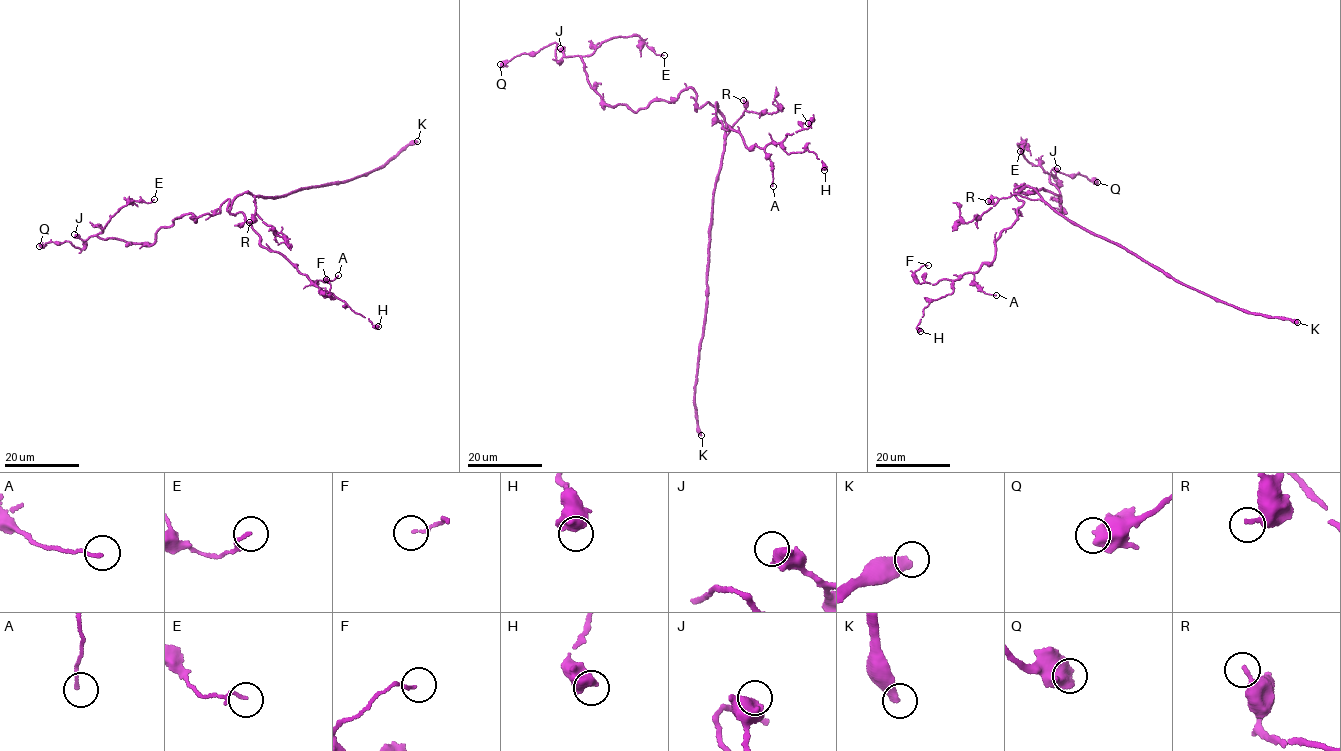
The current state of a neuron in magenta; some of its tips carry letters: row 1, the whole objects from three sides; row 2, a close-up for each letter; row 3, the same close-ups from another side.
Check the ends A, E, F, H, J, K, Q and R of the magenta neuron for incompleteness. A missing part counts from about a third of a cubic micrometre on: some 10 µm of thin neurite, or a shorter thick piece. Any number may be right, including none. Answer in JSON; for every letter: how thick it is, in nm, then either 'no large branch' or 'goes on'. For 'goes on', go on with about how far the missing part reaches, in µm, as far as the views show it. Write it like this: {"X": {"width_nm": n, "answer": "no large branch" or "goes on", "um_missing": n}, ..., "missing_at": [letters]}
{"A": {"width_nm": 140, "answer": "no large branch"}, "E": {"width_nm": 130, "answer": "no large branch"}, "F": {"width_nm": 110, "answer": "no large branch"}, "H": {"width_nm": 650, "answer": "no large branch"}, "J": {"width_nm": 480, "answer": "no large branch"}, "K": {"width_nm": 440, "answer": "no large branch"}, "Q": {"width_nm": 700, "answer": "no large branch"}, "R": {"width_nm": 400, "answer": "no large branch"}, "missing_at": []}

